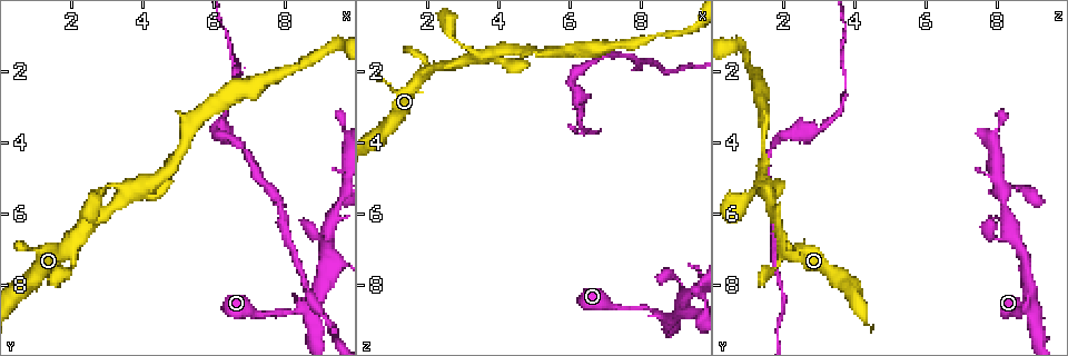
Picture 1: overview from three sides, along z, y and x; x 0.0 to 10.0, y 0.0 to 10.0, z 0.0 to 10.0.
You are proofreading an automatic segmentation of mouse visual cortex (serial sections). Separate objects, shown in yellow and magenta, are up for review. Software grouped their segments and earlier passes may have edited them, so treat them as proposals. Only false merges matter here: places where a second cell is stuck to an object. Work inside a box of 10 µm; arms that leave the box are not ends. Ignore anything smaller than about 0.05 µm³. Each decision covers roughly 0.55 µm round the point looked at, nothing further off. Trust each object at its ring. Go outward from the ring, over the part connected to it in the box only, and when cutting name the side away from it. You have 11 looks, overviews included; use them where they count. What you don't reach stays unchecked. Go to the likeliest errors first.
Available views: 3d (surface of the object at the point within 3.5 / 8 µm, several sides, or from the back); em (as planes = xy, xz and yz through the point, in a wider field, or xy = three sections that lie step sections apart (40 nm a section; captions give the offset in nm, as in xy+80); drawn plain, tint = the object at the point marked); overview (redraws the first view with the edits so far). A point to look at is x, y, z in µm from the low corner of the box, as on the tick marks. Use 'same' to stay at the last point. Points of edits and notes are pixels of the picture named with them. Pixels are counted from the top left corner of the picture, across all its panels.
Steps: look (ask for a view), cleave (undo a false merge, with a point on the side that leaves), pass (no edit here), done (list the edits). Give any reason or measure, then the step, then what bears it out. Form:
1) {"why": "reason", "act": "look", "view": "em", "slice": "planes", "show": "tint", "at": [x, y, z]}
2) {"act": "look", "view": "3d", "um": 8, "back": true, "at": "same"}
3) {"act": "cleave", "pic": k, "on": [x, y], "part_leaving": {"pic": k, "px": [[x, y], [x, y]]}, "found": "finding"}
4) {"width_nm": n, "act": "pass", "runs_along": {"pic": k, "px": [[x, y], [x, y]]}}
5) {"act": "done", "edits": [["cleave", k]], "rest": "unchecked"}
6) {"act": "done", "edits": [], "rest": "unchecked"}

{"why": "sharp bend", "act": "look", "view": "3d", "um": 3.5, "at": [8.45, 8.60, 8.80]}

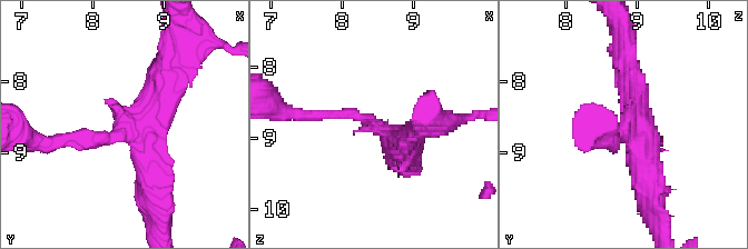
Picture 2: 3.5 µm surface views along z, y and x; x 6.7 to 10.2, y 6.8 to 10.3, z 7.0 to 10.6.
{"act": "look", "view": "em", "slice": "planes", "show": "tint", "at": [8.45, 8.65, 8.80]}

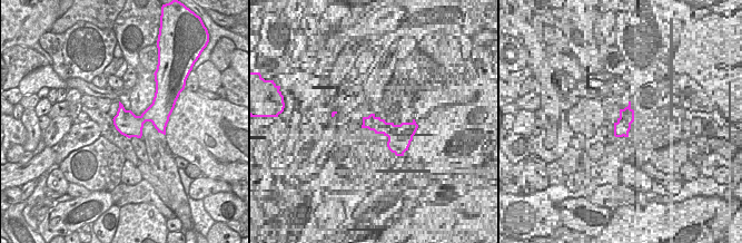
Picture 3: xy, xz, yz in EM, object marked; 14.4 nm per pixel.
{"act": "pass", "runs_along": {"pic": 2, "px": [[53, 139], [139, 129], [167, 78]]}, "found": "one cell here"}

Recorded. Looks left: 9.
{"why": "abrupt turn", "act": "look", "view": "3d", "um": 3.5, "at": [1.90, 7.00, 2.10]}

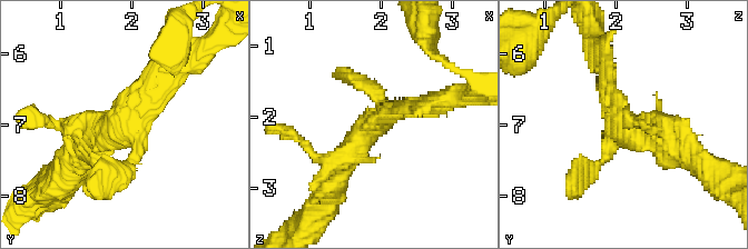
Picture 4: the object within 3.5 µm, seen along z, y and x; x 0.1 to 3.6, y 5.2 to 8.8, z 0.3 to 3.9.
{"why": "shape alone is not enough", "act": "look", "view": "em", "slice": "xy", "step": 3, "show": "plain", "at": [1.85, 7.00, 2.05]}

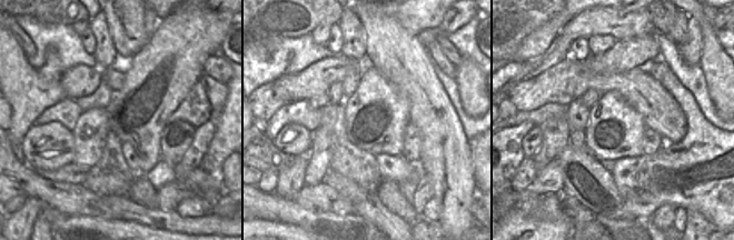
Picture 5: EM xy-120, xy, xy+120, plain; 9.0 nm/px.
{"why": "where the object lies", "act": "look", "view": "em", "slice": "xy", "step": 3, "show": "tint", "at": "same"}

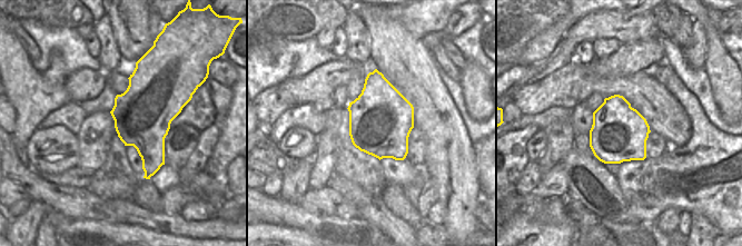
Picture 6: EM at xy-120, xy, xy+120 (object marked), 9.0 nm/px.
{"act": "pass", "runs_along": {"pic": 4, "px": [[86, 143], [175, 68]]}, "found": "one cell here"}

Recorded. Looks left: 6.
{"why": "abrupt turn", "act": "look", "view": "3d", "um": 3.5, "back": true, "at": [3.65, 5.45, 1.55]}

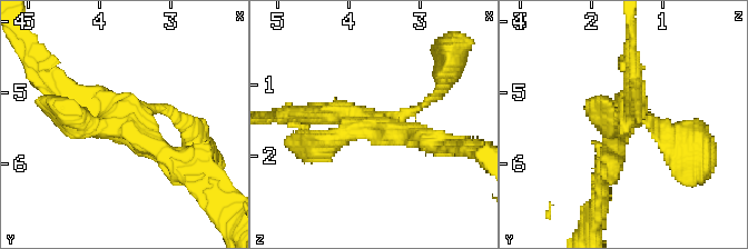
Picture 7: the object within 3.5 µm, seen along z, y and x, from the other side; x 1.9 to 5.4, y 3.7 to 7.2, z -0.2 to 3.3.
{"arms": 4, "arm_widths_nm": [150, 250, 350, 350], "act": "look", "view": "em", "slice": "xy", "step": 2, "show": "tint", "at": [3.55, 5.45, 1.55]}

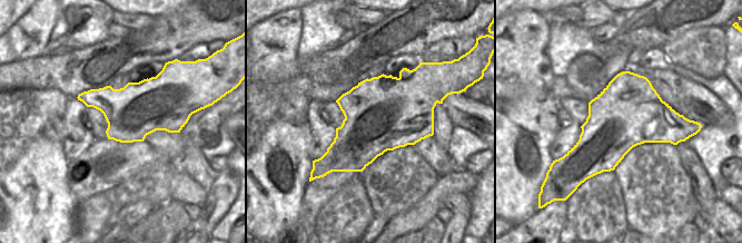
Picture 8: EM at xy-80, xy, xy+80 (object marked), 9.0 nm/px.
{"width_nm": 650, "act": "pass", "runs_along": {"pic": 7, "px": [[184, 171], [129, 123], [68, 93]]}, "found": "continuous, no second cell"}

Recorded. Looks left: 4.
{"why": "three arms meet", "act": "look", "view": "3d", "um": 8, "at": [9.20, 6.65, 8.45]}

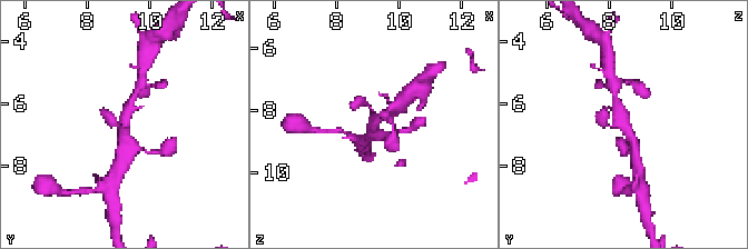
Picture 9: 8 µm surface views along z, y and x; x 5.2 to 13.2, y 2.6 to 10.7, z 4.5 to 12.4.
{"why": "closer look", "act": "look", "view": "3d", "um": 3.5, "at": "same"}

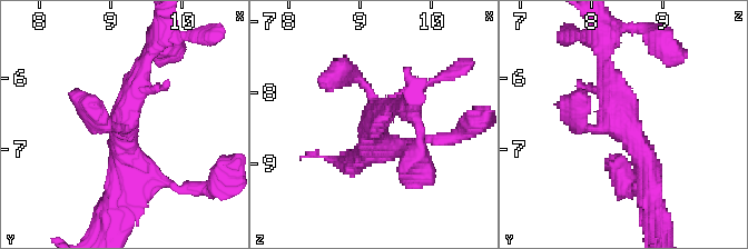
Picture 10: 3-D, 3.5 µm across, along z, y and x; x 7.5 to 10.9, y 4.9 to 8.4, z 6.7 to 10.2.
{"arms": 3, "arm_widths_nm": [150, 250, 350], "act": "look", "view": "em", "slice": "xy", "step": 1, "show": "tint", "at": [9.20, 6.60, 8.40]}

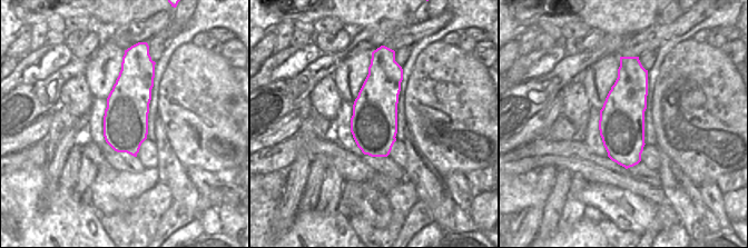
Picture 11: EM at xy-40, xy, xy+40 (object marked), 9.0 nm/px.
{"width_nm": 420, "act": "pass", "runs_along": {"pic": 10, "px": [[649, 189], [603, 56]]}, "found": "all the same cell"}

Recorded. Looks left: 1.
{"act": "done", "edits": [], "rest": "unchecked"}

